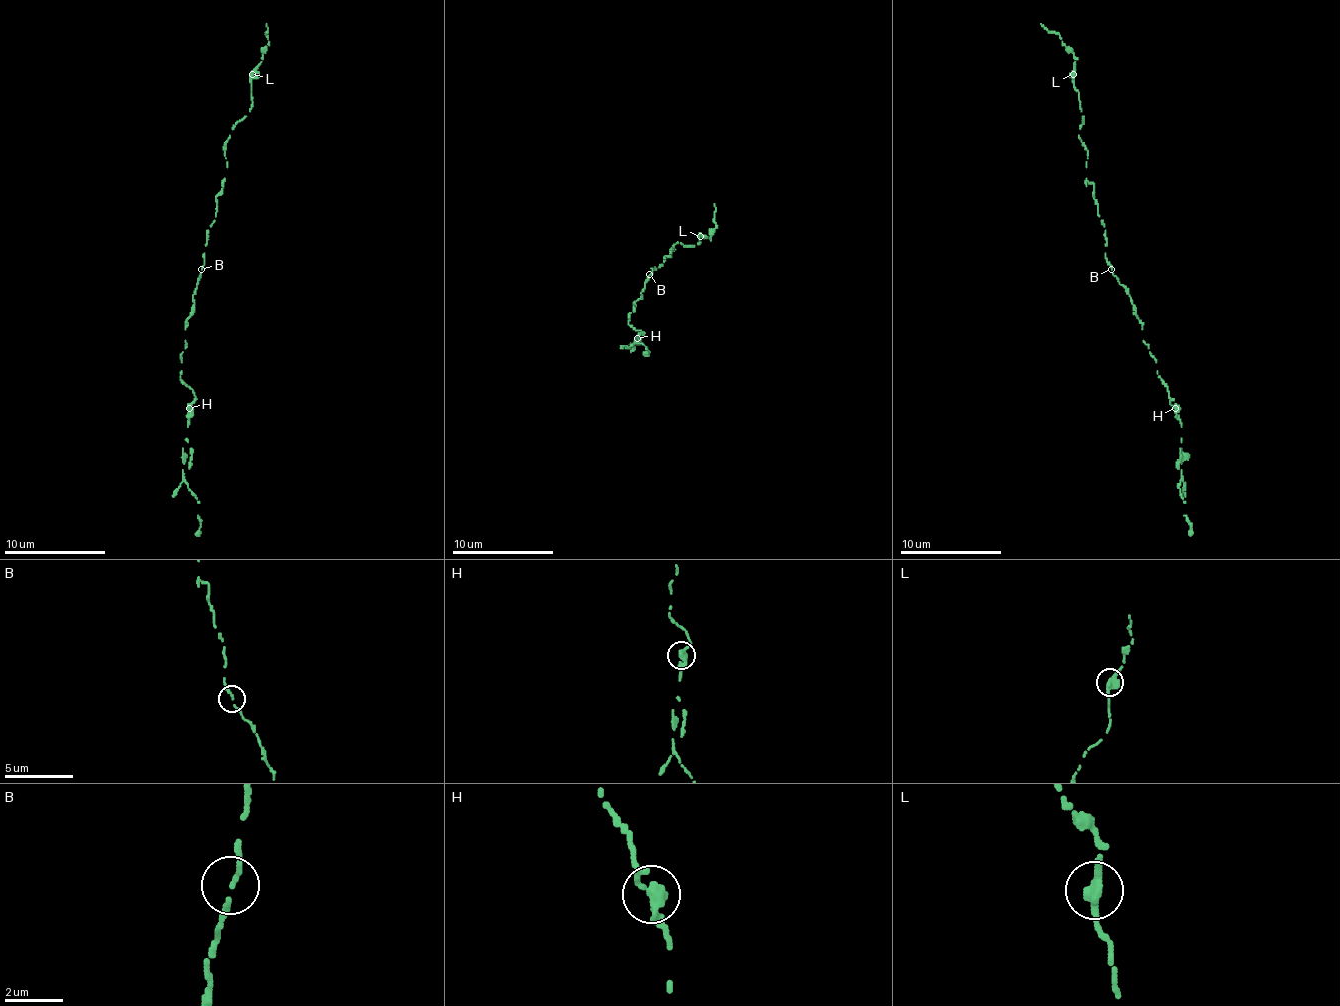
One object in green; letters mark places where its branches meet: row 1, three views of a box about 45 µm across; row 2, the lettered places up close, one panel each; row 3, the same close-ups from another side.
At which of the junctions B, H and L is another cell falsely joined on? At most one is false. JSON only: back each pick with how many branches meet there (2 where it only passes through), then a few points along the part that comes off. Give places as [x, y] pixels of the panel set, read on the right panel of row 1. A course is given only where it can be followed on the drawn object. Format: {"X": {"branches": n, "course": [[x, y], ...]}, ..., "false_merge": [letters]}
{"false_merge": []}

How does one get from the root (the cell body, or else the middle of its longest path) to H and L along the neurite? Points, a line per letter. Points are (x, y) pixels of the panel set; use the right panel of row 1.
H: (1111, 269), (1131, 299), (1134, 314), (1141, 322), (1144, 342), (1174, 408)
L: (1111, 269), (1098, 203), (1093, 198), (1093, 185), (1085, 177), (1088, 150), (1078, 134), (1083, 117), (1073, 74)

